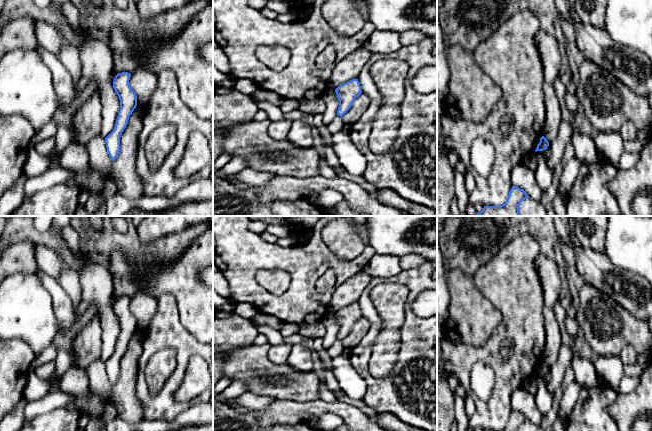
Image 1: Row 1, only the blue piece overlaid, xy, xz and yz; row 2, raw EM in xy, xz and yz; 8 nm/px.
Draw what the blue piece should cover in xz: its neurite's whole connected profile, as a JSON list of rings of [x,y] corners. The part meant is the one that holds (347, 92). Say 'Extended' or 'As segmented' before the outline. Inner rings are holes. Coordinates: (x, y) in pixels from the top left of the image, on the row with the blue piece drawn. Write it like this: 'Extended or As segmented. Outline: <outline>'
As segmented. Outline: [[[352,79],[338,86],[335,92],[339,100],[337,115],[341,117],[350,109],[355,98],[362,93],[358,79]]]

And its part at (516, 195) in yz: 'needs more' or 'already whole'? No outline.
already whole

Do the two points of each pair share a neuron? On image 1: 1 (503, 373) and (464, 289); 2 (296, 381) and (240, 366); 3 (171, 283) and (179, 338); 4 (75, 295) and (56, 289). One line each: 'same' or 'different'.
1: different
2: same
3: different
4: different

